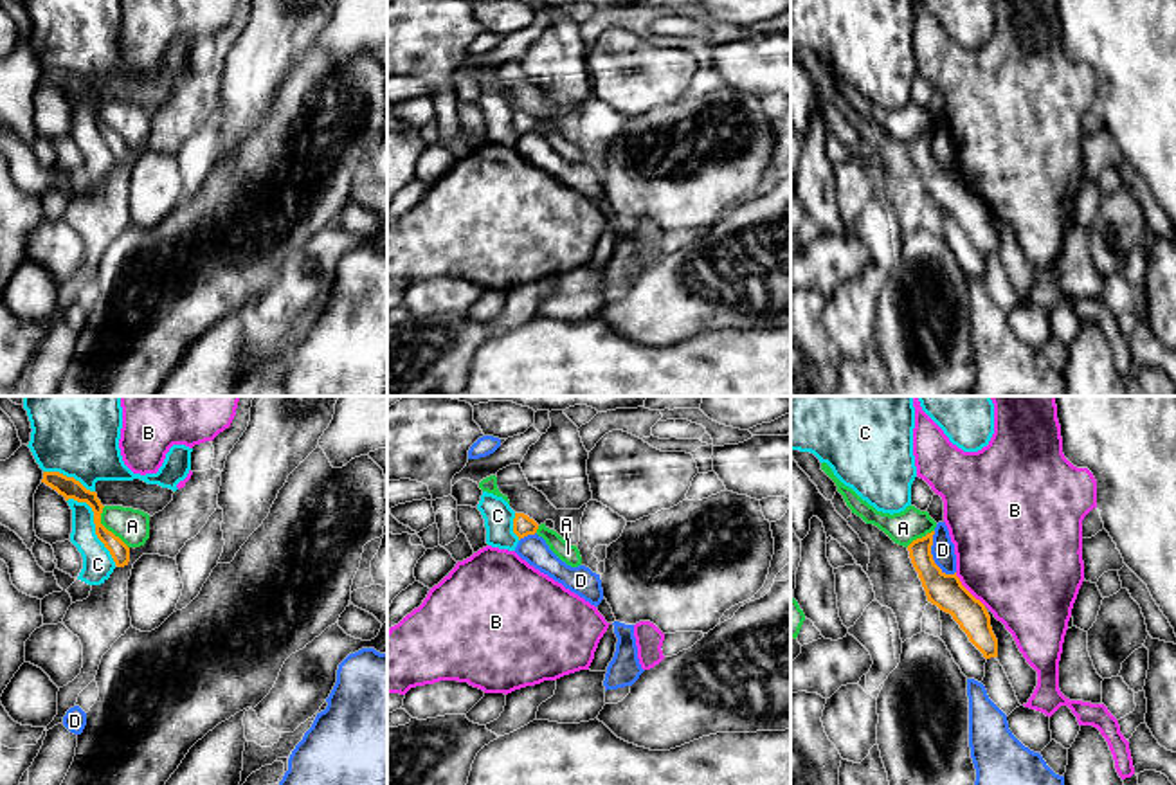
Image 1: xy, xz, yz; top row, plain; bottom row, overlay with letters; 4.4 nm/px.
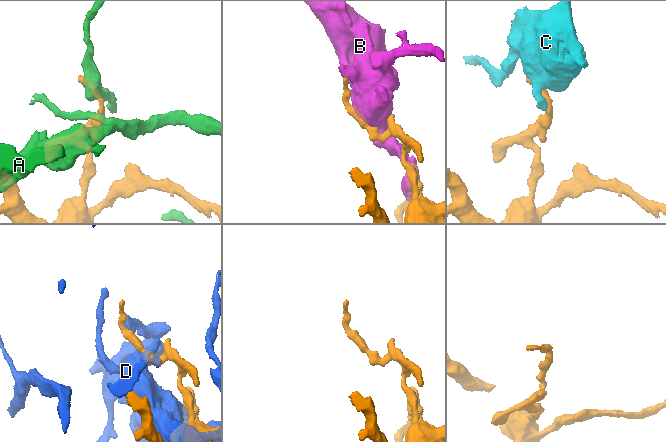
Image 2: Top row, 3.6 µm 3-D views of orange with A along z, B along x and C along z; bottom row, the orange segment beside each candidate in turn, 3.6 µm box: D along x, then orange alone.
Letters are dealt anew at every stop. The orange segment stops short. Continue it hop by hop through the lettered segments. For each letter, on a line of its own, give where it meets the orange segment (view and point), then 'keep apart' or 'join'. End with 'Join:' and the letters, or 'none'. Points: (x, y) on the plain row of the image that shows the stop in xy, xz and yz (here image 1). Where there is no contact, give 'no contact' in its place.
A: meets orange in xy at (105, 125); keep apart
B: meets orange in yz at (967, 188); keep apart
C: meets orange in xy at (96, 123); keep apart
D: meets orange in yz at (931, 153); keep apart
Join: none

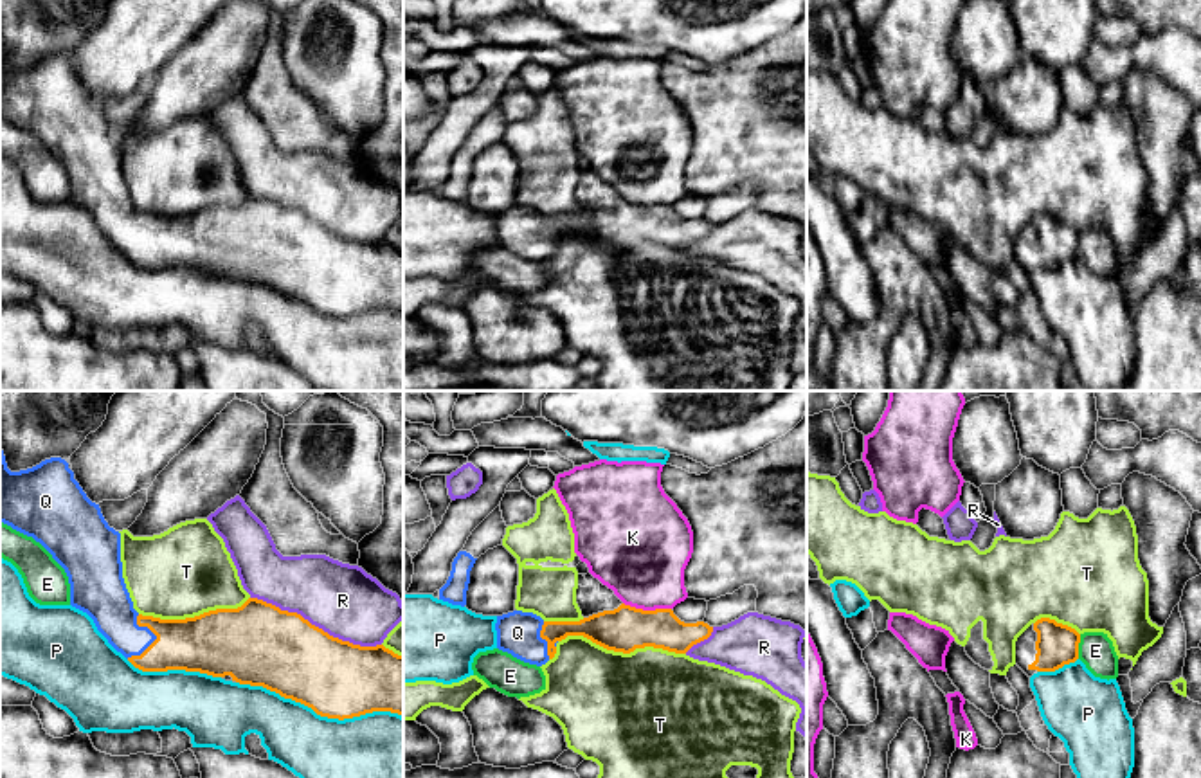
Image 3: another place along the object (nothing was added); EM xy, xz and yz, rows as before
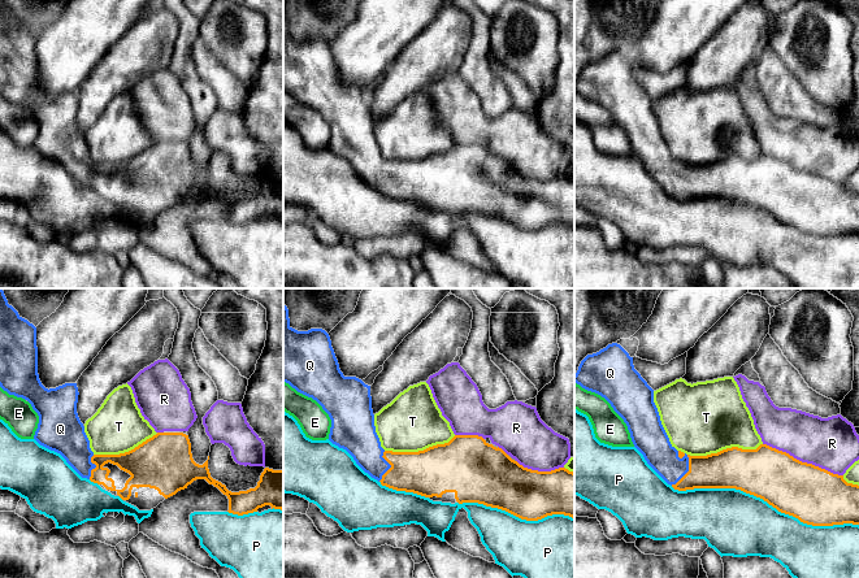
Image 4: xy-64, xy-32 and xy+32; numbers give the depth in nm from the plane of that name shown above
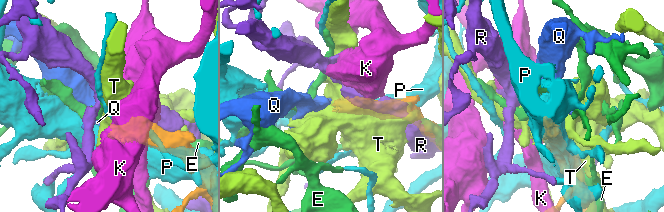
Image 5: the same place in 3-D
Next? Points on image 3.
E: meets orange in yz at (1077, 244); keep apart
K: meets orange in xz at (647, 208); keep apart
P: meets orange in xy at (319, 310); keep apart
Q: meets orange in xy at (157, 235); join
R: meets orange in xy at (314, 222); keep apart
T: meets orange in xz at (622, 247); keep apart
Join: Q

